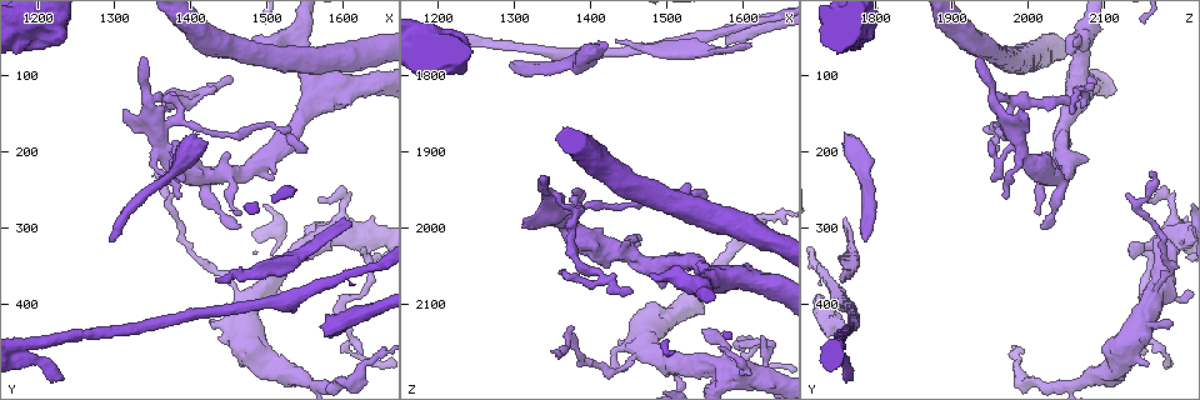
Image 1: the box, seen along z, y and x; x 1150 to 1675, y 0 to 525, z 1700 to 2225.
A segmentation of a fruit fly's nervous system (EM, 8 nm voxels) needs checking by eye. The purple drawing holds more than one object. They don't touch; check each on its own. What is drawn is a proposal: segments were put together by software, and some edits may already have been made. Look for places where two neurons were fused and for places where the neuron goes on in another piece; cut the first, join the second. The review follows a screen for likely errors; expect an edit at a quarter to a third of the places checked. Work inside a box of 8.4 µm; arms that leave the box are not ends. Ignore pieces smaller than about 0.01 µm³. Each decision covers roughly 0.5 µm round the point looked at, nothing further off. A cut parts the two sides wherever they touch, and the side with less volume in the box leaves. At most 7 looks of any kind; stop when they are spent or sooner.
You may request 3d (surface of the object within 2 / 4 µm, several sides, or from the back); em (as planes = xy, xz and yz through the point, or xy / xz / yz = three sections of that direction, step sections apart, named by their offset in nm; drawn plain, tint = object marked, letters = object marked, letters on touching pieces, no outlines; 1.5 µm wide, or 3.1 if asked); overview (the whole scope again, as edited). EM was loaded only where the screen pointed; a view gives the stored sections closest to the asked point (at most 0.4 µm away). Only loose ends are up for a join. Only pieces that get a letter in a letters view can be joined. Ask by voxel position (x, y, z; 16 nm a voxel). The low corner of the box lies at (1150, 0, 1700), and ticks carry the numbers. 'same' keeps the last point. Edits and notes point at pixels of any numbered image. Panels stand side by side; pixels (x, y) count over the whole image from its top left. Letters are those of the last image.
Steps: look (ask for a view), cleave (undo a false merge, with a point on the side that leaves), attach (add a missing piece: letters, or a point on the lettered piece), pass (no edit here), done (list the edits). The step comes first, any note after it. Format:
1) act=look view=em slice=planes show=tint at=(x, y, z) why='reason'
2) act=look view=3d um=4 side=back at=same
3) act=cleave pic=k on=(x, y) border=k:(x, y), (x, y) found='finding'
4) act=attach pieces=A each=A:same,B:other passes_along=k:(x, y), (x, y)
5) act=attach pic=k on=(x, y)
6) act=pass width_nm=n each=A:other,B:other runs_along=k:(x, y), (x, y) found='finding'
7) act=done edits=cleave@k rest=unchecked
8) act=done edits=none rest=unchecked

act=look view=3d um=4 at=(1610, 295, 1760) why='free end'

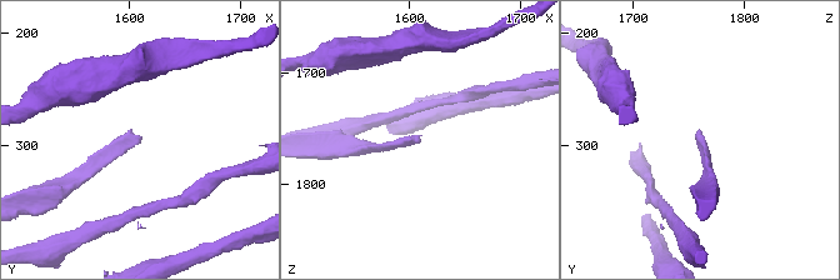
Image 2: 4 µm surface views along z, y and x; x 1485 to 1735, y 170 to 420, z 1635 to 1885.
act=look view=em slice=yz step=4 show=letters at=(1610, 292, 1756) why='shape alone is not enough'

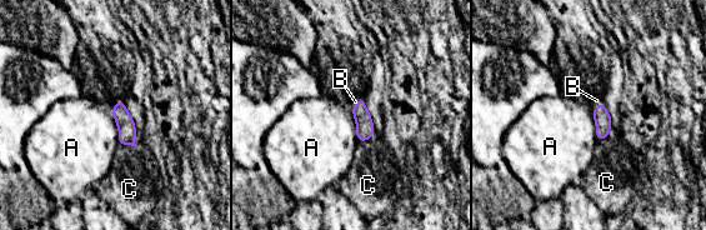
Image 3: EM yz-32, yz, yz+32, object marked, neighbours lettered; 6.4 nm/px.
act=attach pieces=B each=A:other,B:same,C:other found='it goes on there'

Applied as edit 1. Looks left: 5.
act=look view=em slice=xy step=8 show=letters at=(1555, 195, 1960) why='free end'

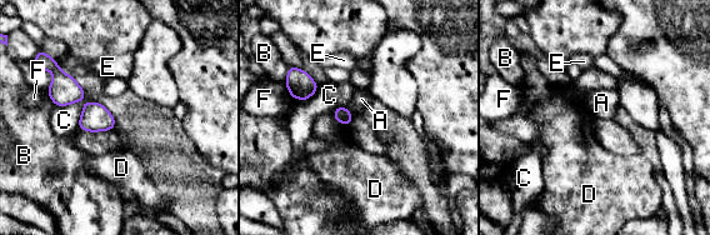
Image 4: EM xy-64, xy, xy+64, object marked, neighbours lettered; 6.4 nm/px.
act=look view=em slice=planes show=letters at=same

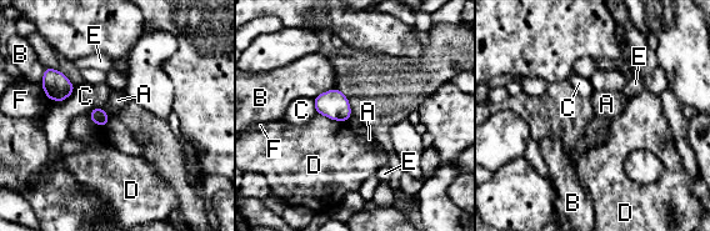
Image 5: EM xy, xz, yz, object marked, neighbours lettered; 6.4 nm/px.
act=pass longest_contact=D:200nm each=A:other,B:other,C:other,D:other,E:other,F:other border=5:(100, 108), (110, 116) found='no lettered piece goes on from it'

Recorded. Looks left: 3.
act=look view=3d um=4 side=back at=(1420, 230, 2030) why='looks like a crossing'

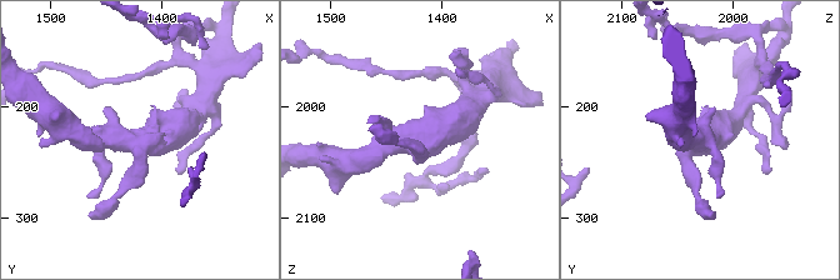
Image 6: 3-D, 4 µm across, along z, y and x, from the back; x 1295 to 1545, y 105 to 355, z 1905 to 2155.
act=look view=em slice=yz step=8 show=tint at=(1422, 230, 2028) why='shape alone is not enough'

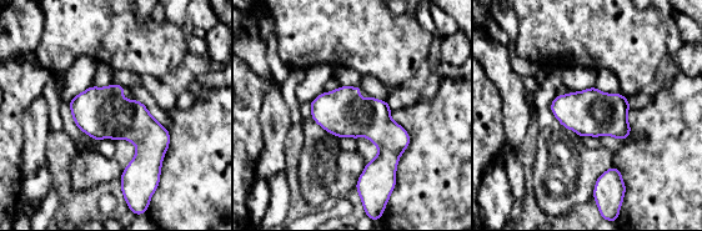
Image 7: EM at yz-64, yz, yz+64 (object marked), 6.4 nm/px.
act=look view=em slice=yz step=8 show=letters at=same

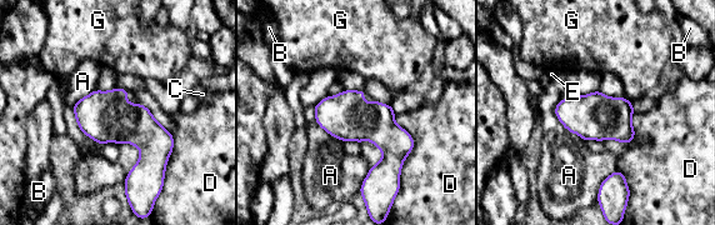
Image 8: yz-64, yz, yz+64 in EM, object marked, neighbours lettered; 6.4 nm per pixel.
act=pass longest_contact=D:500nm each=A:other,B:other,C:other,D:other,E:other,G:other found='one neuron here'

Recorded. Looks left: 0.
act=done edits=attach@3 rest=unchecked

